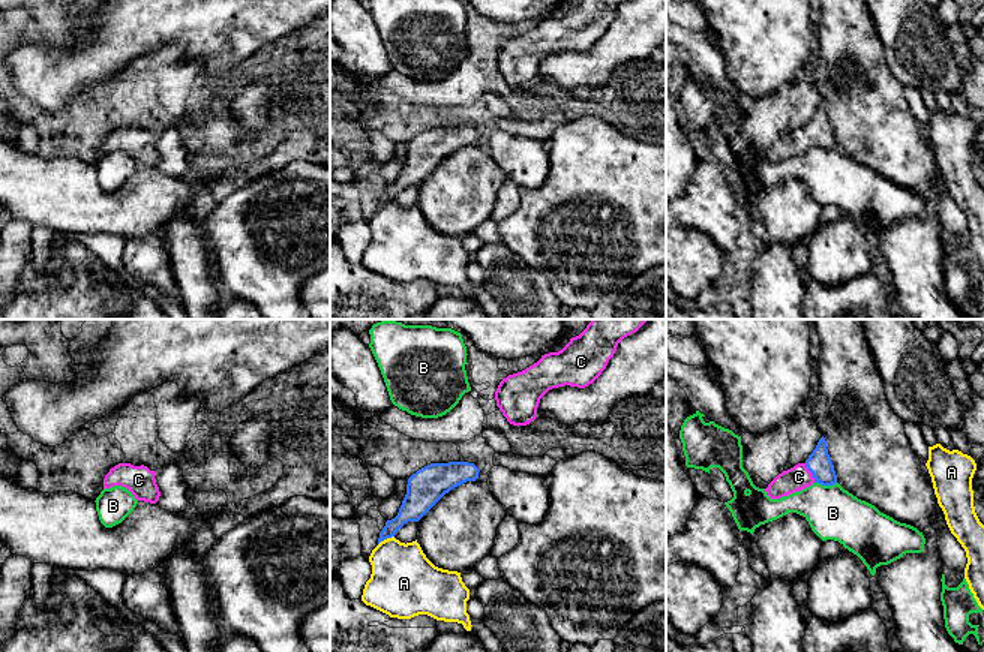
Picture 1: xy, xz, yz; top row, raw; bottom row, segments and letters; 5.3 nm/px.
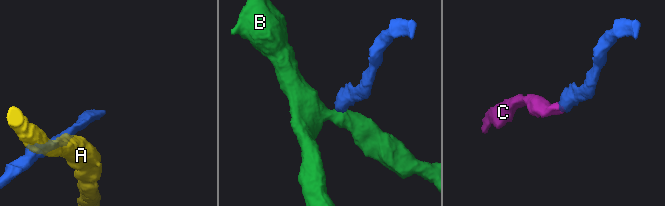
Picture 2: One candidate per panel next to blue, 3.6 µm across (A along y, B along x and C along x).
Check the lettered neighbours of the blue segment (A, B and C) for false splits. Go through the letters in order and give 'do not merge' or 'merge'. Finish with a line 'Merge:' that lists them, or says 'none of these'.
A: do not merge
B: do not merge
C: merge
Merge: C

